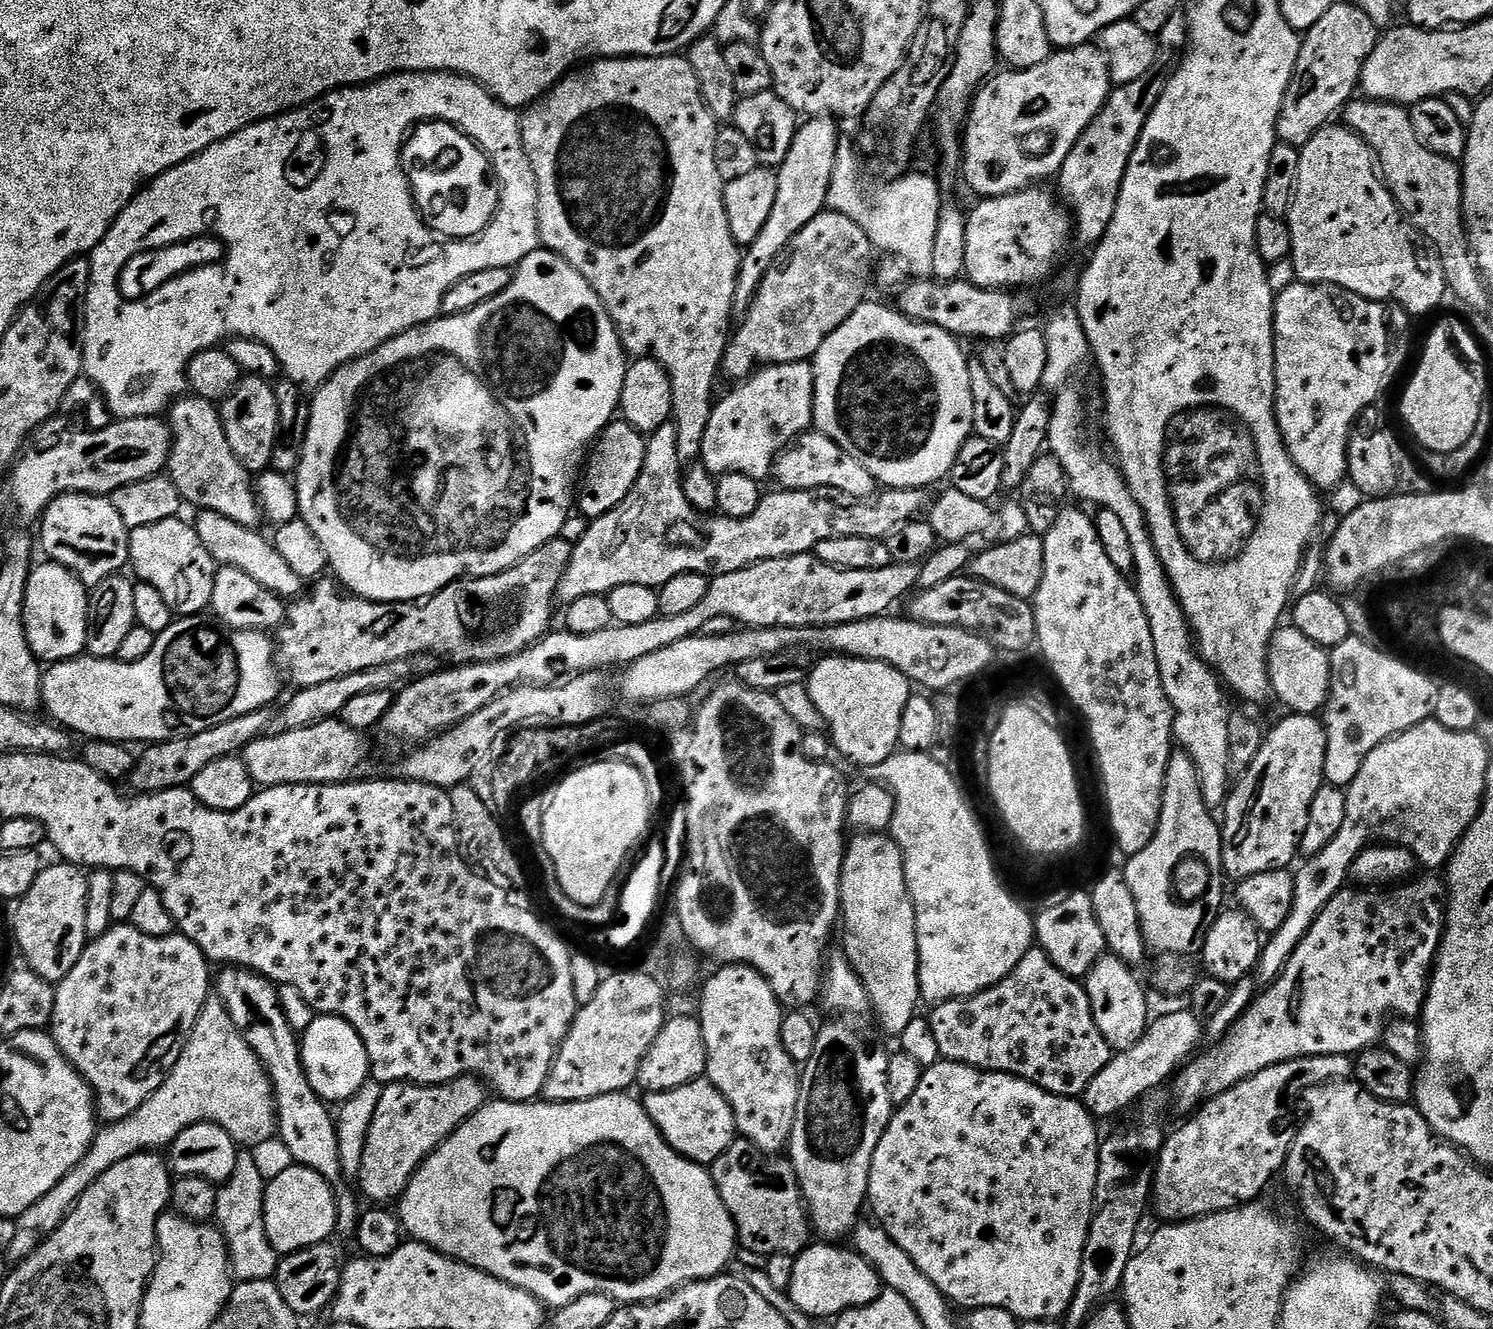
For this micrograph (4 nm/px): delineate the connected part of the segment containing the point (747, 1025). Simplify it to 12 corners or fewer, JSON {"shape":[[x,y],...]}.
{"shape":[[730,964],[698,1011],[706,1079],[763,1152],[792,1136],[802,1075],[766,978]]}

